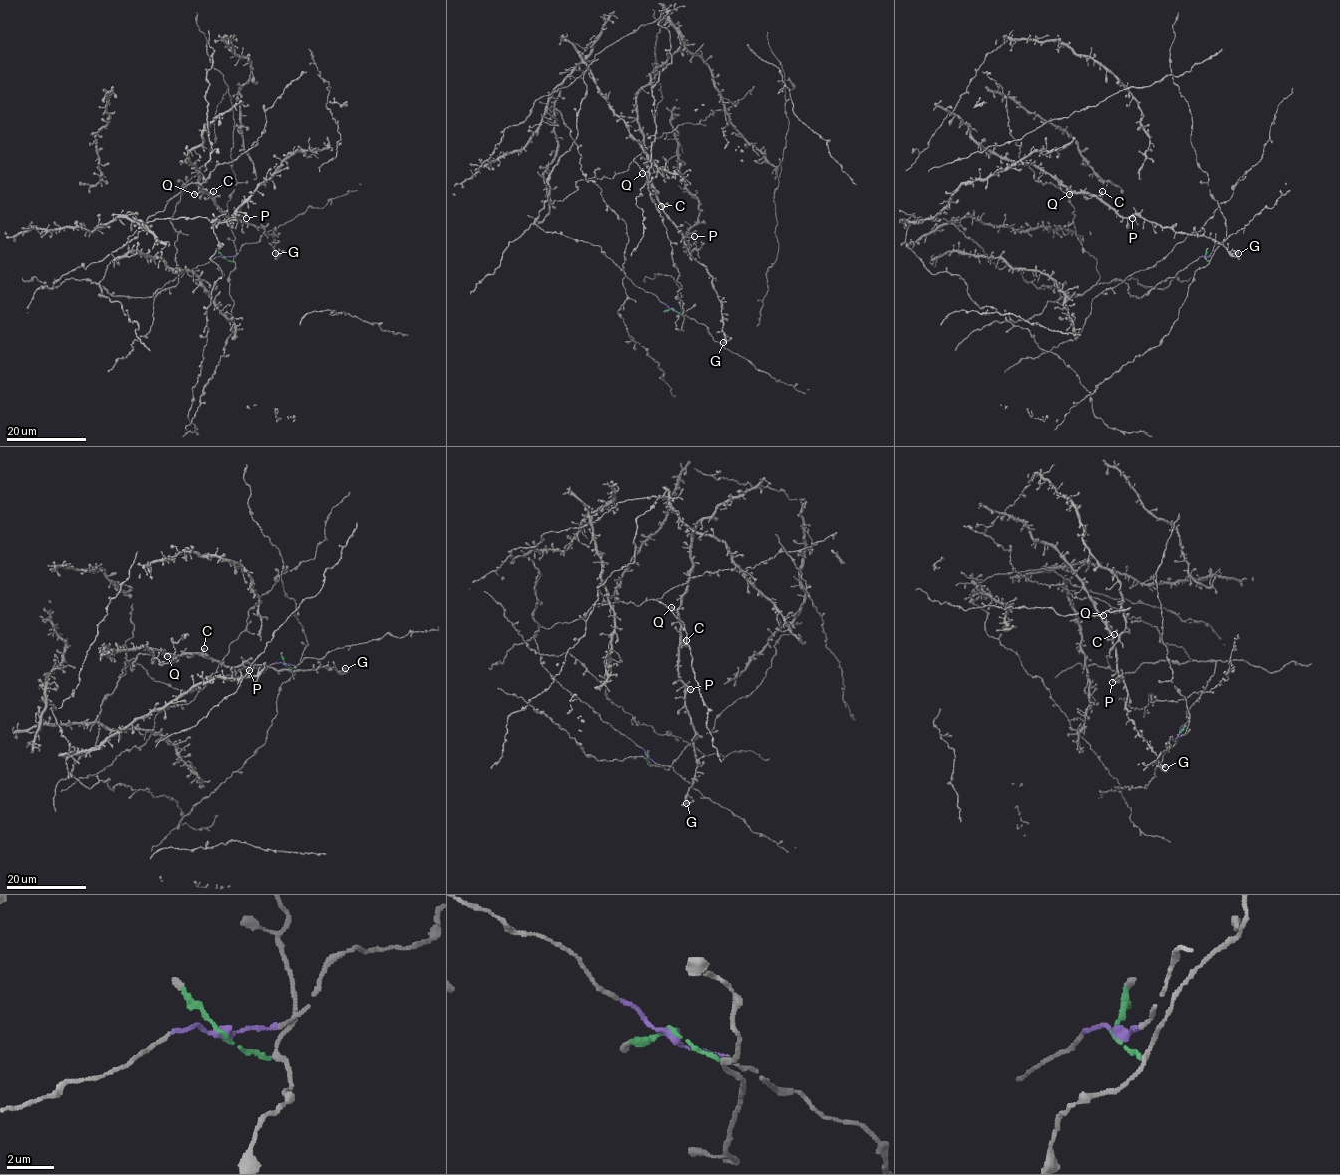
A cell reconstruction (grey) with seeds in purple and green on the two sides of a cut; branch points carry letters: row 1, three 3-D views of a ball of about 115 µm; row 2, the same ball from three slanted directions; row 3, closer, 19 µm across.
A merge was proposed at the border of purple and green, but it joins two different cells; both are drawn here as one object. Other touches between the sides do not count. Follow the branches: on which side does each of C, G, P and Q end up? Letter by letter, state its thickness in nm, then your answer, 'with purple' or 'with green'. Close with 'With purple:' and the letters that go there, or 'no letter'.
C: 360 nm | with purple
G: 420 nm | with purple
P: 280 nm | with purple
Q: 280 nm | with purple
With purple: C, G, P, Q

